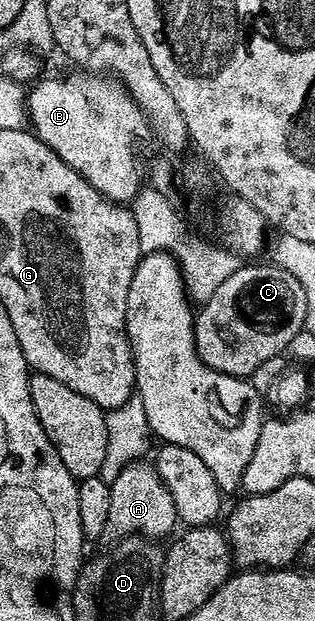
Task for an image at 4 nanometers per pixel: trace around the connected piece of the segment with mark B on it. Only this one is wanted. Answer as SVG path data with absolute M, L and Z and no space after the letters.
M83 70L72 73L64 80L40 79L31 89L36 88L26 93L30 127L49 150L73 166L106 200L126 205L145 184L145 160L143 164L139 147L152 135L147 115L118 80Z

